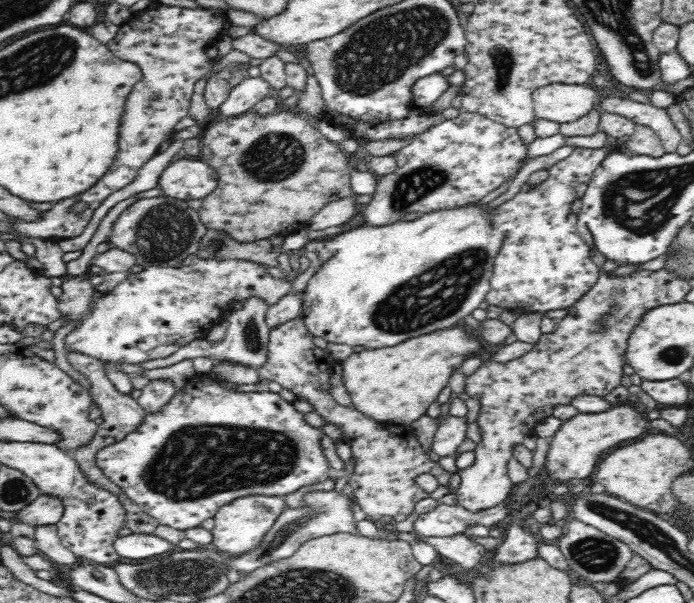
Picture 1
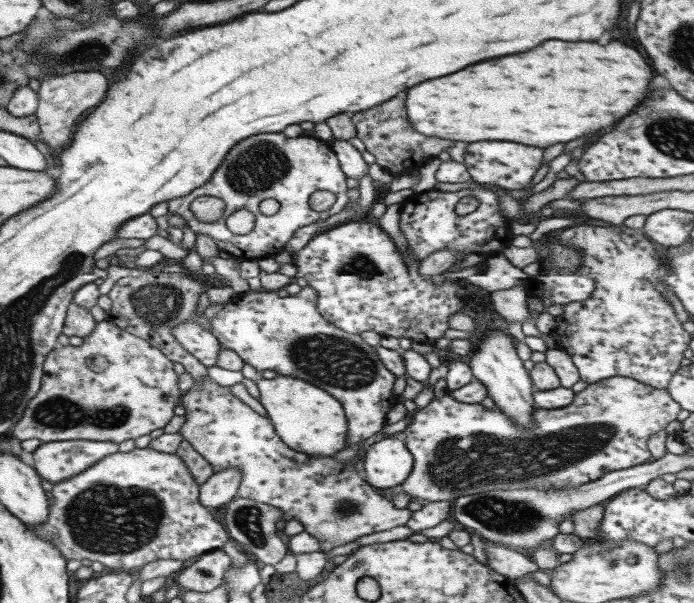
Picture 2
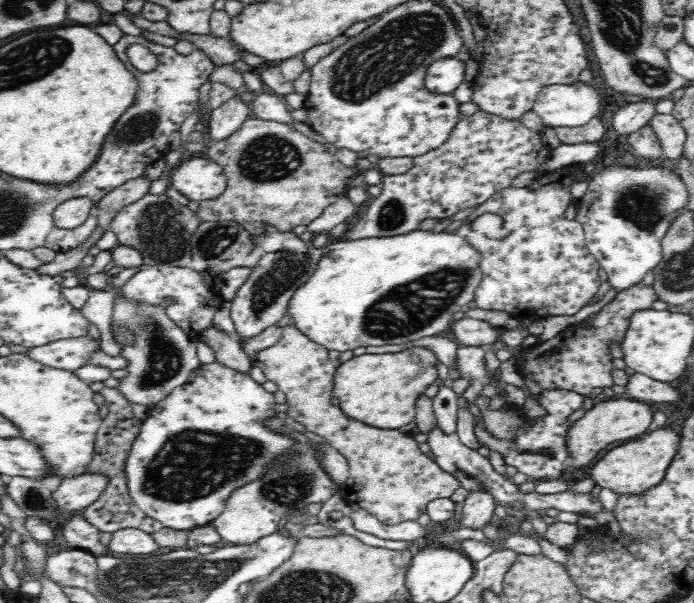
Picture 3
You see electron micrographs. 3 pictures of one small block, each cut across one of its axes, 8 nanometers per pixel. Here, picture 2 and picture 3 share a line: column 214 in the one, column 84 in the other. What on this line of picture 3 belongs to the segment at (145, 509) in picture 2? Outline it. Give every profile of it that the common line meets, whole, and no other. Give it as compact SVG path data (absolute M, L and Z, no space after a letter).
M74 512L74 516L62 524L58 532L59 540L69 548L88 551L95 556L108 552L108 547L100 543L100 531L86 521L81 512Z

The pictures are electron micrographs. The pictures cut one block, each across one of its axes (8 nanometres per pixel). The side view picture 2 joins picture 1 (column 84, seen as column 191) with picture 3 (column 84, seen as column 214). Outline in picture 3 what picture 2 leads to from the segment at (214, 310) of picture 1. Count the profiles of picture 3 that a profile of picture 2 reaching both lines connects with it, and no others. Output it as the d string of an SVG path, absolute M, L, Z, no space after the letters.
M90 336L72 338L72 340L58 340L52 344L44 344L26 350L23 355L44 364L50 368L59 368L74 371L86 364L88 356L100 349L99 342L94 342Z

